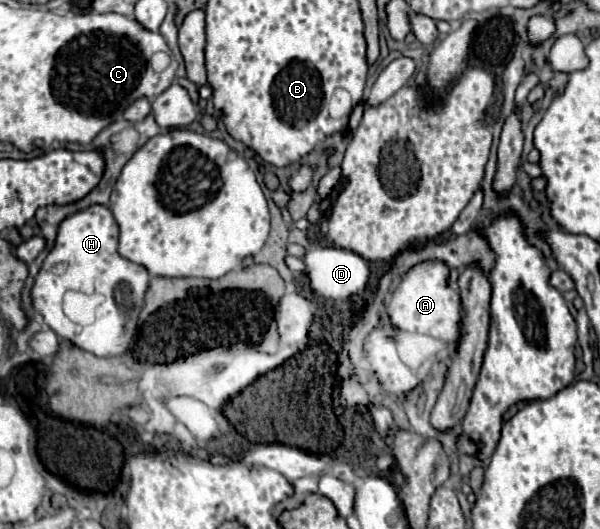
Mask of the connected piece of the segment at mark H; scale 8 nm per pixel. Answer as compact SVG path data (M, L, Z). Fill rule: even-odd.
M93 206L85 212L69 216L69 220L61 222L55 248L45 258L31 290L33 306L41 312L45 324L59 338L67 338L75 346L93 352L95 356L119 356L133 346L137 316L143 302L141 298L145 296L145 290L149 286L149 274L145 272L145 268L119 256L117 236L119 228L107 206ZM69 290L103 296L103 302L95 308L93 322L77 324L65 316L63 296Z

